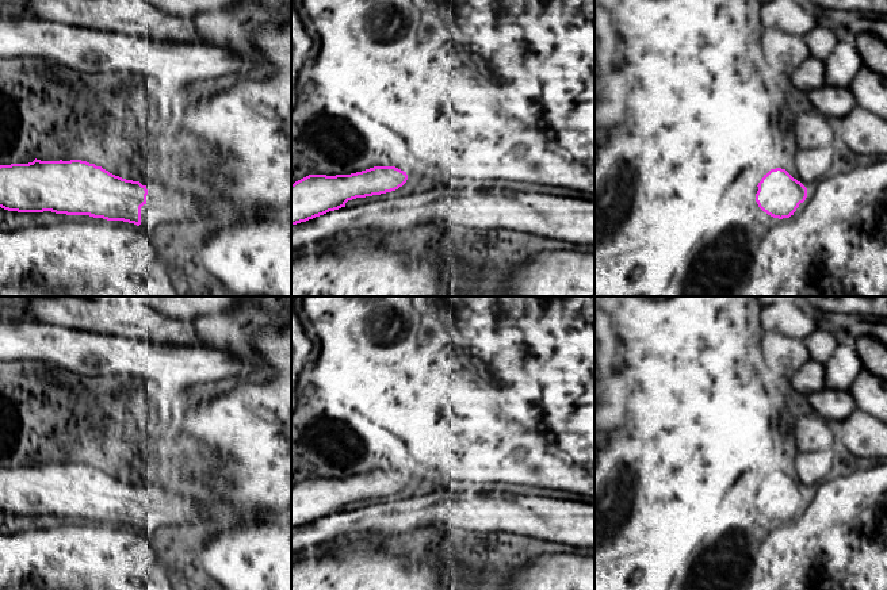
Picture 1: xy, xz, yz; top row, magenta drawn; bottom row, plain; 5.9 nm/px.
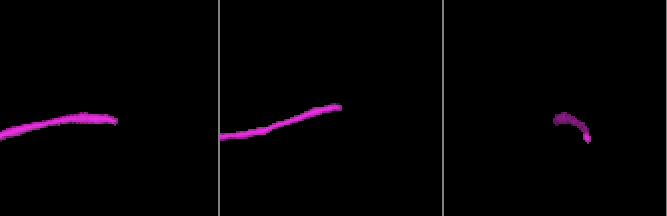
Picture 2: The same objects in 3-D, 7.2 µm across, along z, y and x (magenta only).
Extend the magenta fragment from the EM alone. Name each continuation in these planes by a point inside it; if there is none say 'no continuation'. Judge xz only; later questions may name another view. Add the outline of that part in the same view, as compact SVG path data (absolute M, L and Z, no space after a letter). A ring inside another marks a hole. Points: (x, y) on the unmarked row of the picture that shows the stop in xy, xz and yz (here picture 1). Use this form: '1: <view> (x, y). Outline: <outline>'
no continuation

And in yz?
no continuation

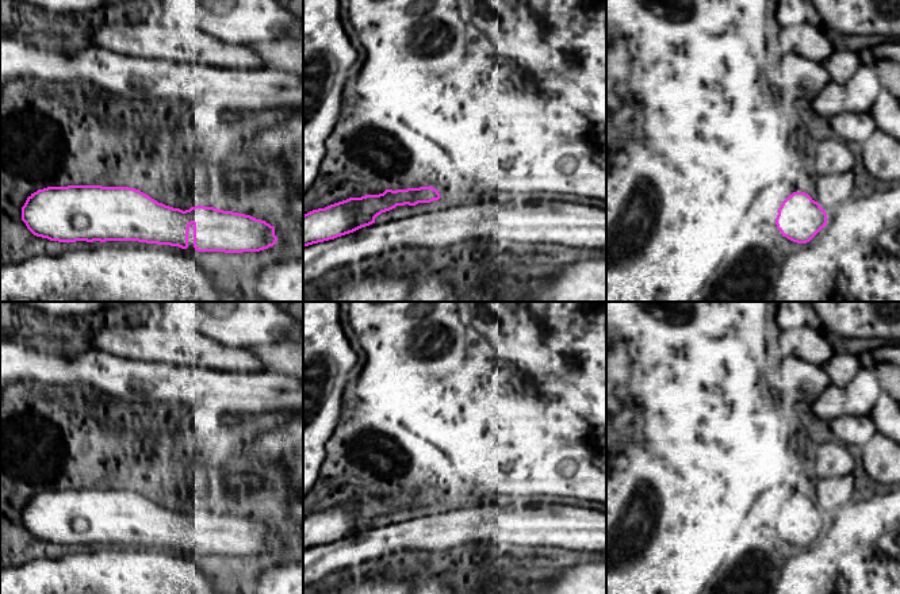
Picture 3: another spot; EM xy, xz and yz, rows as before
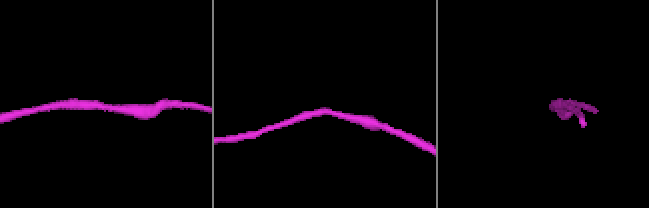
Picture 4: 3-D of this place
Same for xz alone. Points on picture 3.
no continuation

